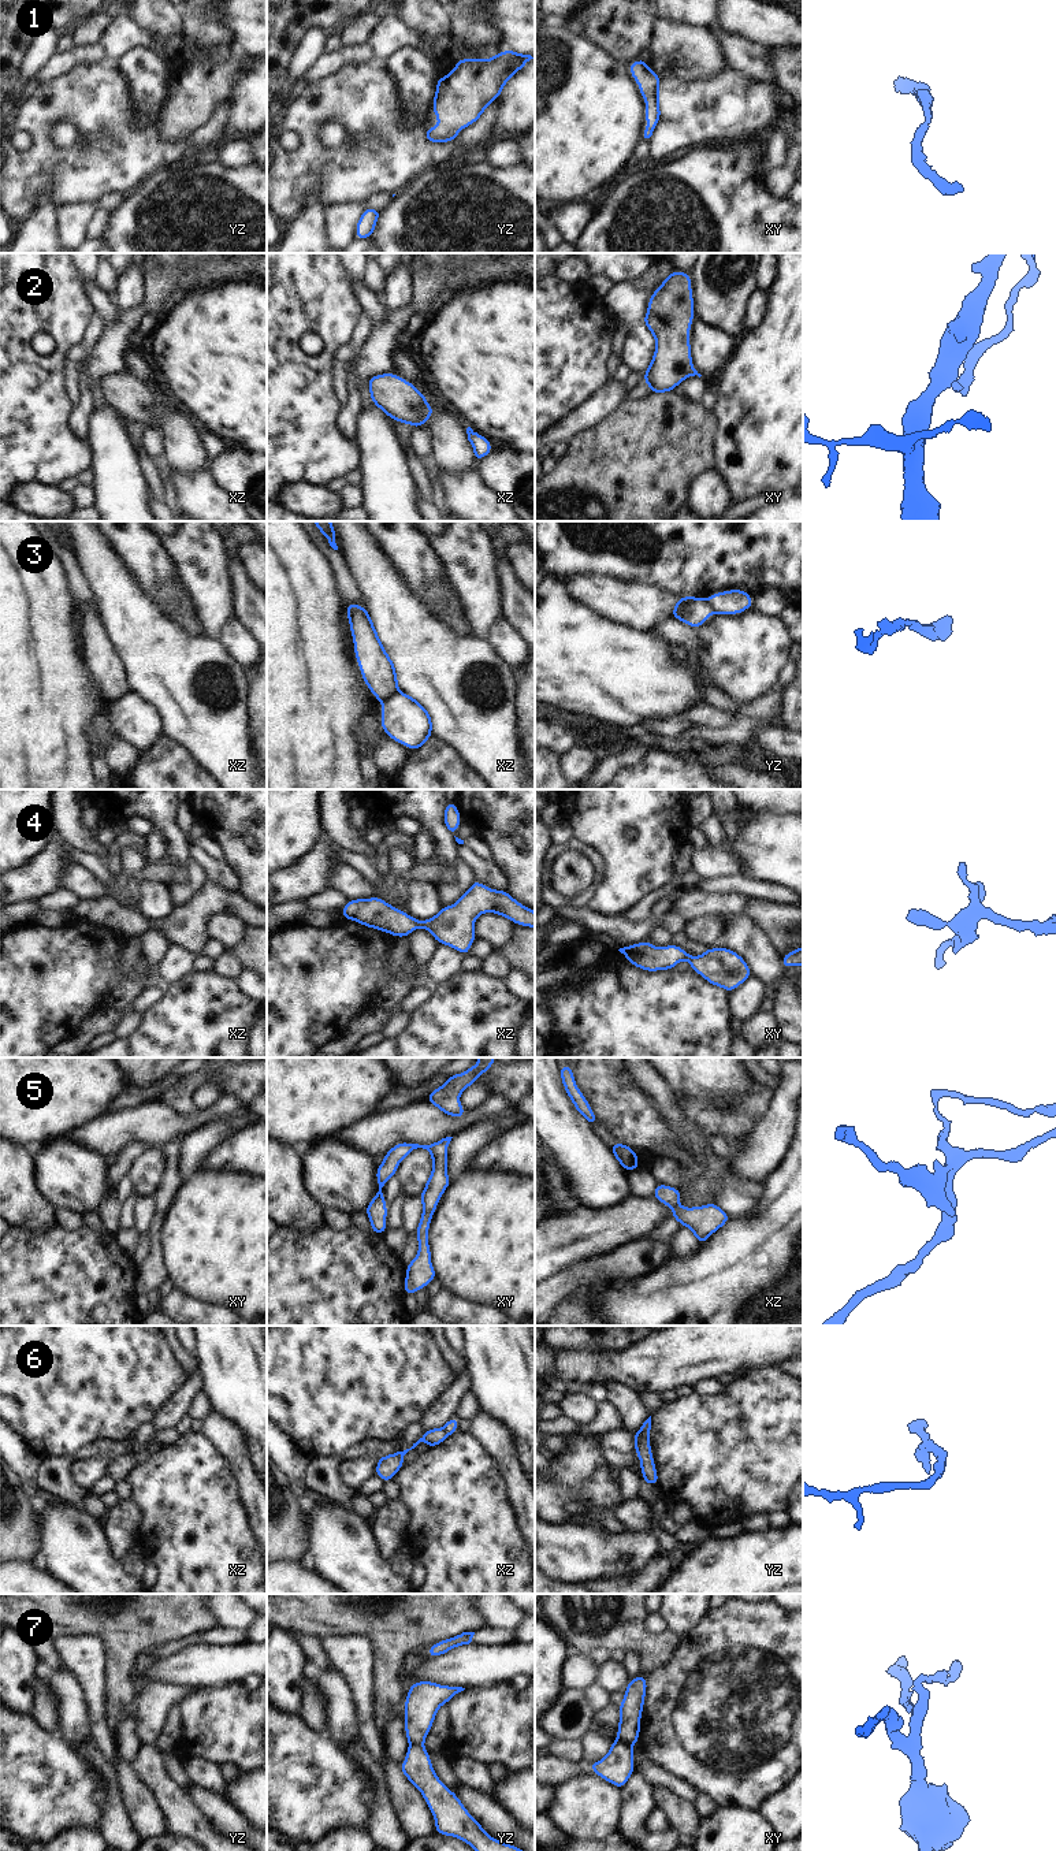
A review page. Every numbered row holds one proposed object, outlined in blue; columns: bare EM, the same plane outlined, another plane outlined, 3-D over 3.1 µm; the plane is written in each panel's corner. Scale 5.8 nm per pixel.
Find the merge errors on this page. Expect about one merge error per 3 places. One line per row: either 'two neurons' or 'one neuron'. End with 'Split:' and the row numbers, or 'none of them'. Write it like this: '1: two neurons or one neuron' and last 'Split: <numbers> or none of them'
1: one neuron
2: one neuron
3: two neurons
4: one neuron
5: one neuron
6: two neurons
7: two neurons
Split: 3, 6, 7

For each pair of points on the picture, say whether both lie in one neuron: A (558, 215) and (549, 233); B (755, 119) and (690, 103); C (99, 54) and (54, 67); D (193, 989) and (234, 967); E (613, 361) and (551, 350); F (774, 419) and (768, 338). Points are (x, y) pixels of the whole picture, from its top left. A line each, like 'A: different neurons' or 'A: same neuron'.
A: different neurons
B: same neuron
C: same neuron
D: different neurons
E: different neurons
F: same neuron

